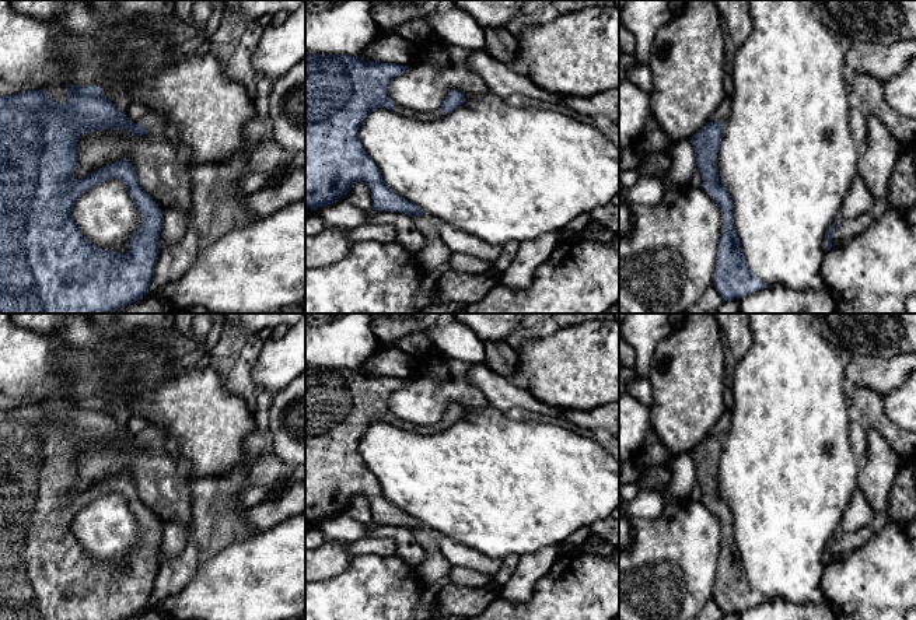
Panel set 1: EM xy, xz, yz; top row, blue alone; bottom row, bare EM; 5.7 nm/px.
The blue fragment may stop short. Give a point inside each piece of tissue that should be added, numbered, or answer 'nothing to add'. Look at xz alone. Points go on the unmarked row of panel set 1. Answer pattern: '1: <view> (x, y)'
1: xz (426, 430)

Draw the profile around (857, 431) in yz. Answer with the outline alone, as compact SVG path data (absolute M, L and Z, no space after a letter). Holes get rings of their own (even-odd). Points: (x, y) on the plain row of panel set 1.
M854 417L850 423L849 434L850 434L850 445L853 448L853 452L859 458L859 460L863 462L867 455L866 425L859 418Z

